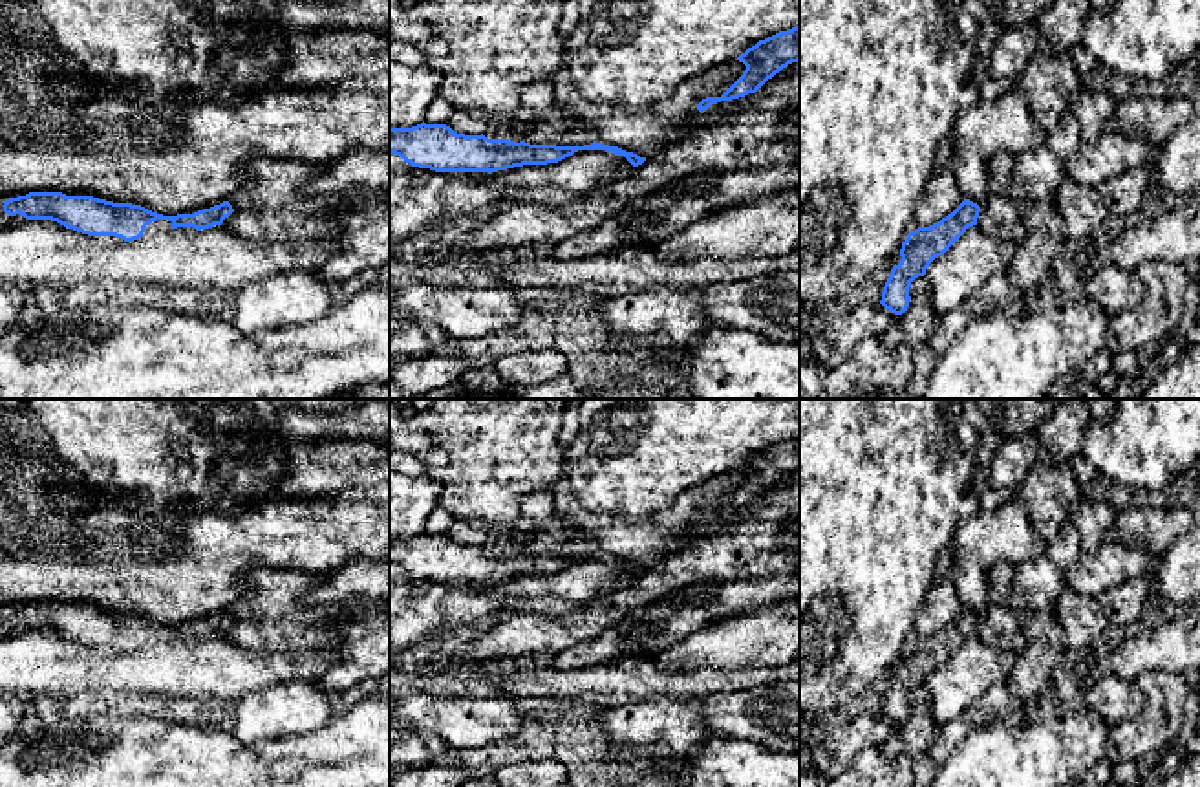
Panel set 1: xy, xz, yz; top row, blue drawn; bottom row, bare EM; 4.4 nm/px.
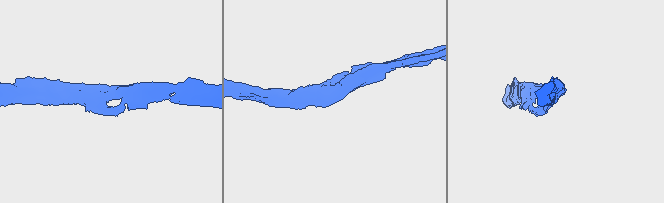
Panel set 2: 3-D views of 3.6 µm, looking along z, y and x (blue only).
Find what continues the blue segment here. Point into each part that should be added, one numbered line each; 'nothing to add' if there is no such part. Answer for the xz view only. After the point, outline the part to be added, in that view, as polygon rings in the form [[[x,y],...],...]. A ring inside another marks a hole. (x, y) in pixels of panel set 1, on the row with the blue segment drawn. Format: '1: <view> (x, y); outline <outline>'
nothing to add

